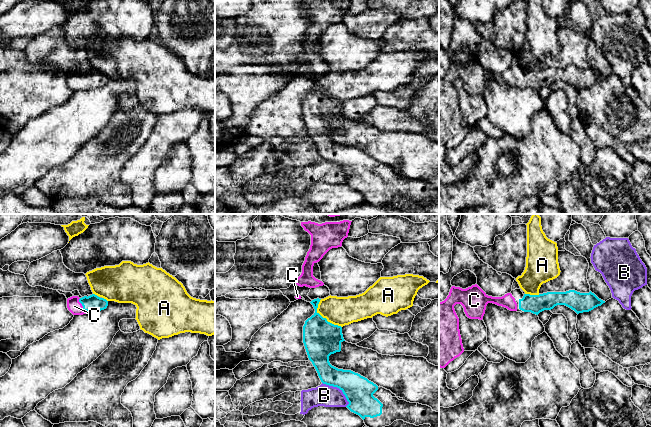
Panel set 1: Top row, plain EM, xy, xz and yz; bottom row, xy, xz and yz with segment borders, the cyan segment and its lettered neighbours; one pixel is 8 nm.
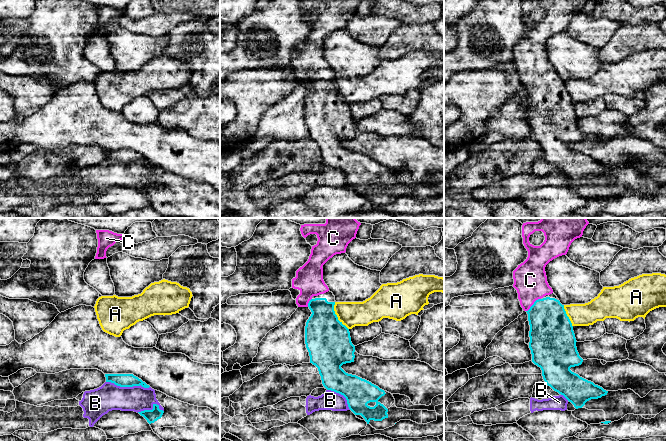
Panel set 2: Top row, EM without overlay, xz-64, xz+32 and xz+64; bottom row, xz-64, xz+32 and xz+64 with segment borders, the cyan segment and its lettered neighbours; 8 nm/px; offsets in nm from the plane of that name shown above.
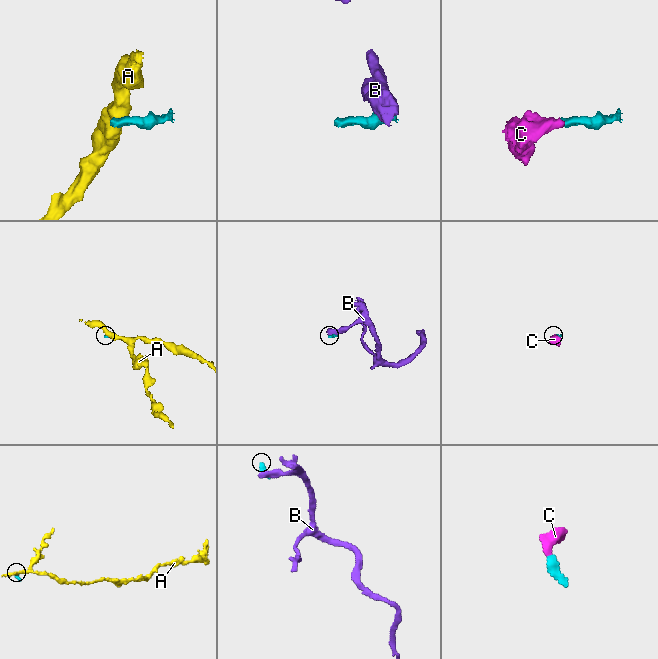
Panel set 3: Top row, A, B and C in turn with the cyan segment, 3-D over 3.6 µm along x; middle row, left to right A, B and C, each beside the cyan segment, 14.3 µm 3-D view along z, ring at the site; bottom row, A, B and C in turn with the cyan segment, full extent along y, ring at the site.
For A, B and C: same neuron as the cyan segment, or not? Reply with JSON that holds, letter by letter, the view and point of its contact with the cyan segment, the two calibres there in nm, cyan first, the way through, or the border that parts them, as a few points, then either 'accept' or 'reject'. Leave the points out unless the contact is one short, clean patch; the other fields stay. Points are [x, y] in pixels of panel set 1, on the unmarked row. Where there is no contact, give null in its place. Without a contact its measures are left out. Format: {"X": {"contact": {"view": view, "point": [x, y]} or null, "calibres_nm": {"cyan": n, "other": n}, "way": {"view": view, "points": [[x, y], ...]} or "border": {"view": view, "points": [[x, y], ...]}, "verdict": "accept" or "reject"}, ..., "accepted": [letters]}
{"A": {"contact": {"view": "xz", "point": [322, 93]}, "calibres_nm": {"cyan": 300, "other": 240}, "border": {"view": "xz", "points": [[320, 75], [317, 87], [328, 97], [341, 103]]}, "verdict": "reject"}, "B": {"contact": {"view": "xz", "point": [338, 163]}, "calibres_nm": {"cyan": 240, "other": 180}, "border": {"view": "xz", "points": [[322, 158], [336, 162], [349, 179]]}, "verdict": "reject"}, "C": {"contact": {"view": "xy", "point": [83, 84]}, "calibres_nm": {"cyan": 140, "other": 110}, "way": {"view": "xy", "points": [[93, 79], [87, 80], [83, 84], [74, 82]]}, "verdict": "accept"}, "accepted": ["C"]}

